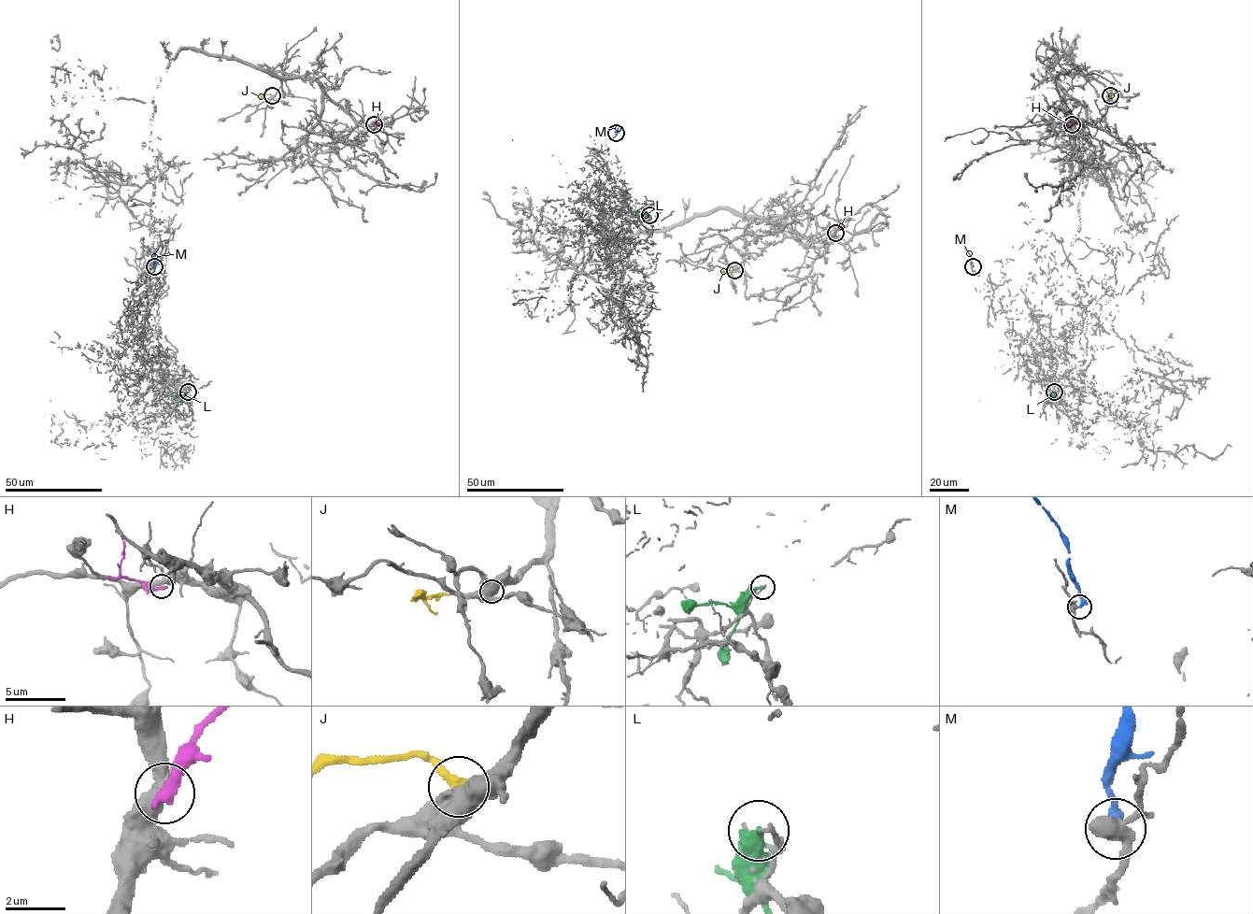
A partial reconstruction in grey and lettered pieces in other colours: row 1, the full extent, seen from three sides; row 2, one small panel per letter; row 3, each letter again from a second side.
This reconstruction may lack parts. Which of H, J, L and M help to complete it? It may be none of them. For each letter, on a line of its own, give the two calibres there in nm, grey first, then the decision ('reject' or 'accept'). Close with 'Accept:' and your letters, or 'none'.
H: 360/400 nm | reject
J: 800/280 nm | reject
L: 120/280 nm | reject
M: 480/360 nm | reject
Accept: none

